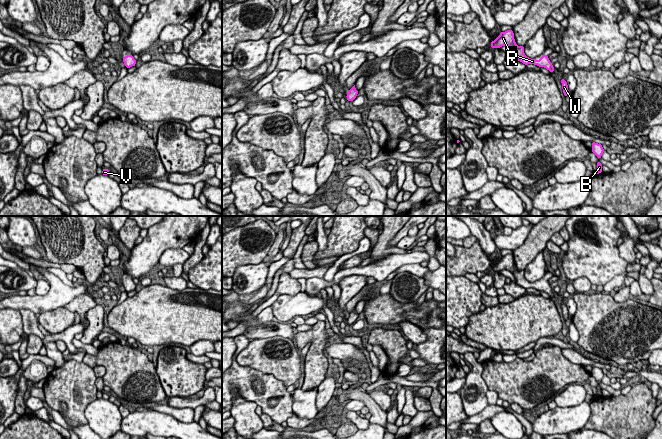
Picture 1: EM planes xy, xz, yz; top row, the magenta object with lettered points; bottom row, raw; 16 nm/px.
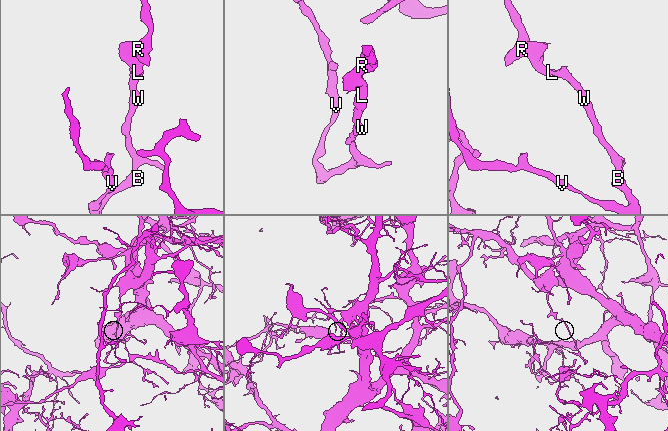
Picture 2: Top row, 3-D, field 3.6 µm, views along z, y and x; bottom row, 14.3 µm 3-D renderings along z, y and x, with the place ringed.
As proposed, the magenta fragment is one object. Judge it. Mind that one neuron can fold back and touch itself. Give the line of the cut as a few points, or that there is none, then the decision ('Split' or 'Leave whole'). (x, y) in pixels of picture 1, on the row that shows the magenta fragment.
No split. Leave whole

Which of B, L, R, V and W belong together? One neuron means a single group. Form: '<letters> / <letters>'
B L R V W

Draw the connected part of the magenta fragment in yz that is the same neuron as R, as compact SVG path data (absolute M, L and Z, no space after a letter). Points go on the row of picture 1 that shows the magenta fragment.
M513 30L501 32L500 35L490 44L492 48L500 48L504 45L510 47L514 51L516 59L522 62L523 64L534 64L539 67L544 67L550 72L555 71L555 69L553 68L553 64L550 62L548 58L548 55L542 55L542 57L539 60L528 58L524 53L524 46L518 46L516 44Z

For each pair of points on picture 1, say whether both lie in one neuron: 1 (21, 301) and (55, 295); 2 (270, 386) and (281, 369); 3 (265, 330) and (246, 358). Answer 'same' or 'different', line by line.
1: same
2: different
3: different

